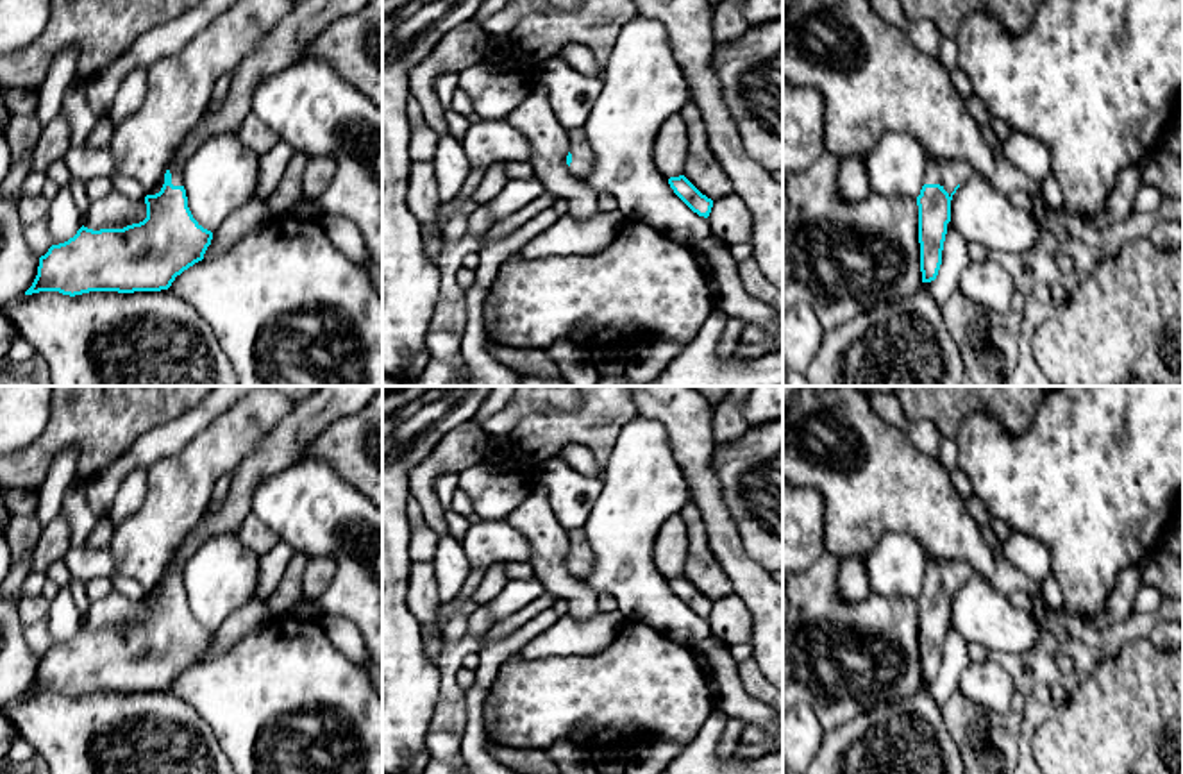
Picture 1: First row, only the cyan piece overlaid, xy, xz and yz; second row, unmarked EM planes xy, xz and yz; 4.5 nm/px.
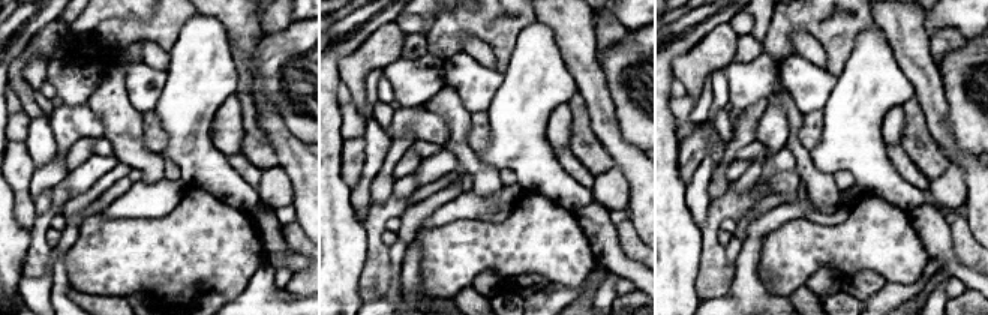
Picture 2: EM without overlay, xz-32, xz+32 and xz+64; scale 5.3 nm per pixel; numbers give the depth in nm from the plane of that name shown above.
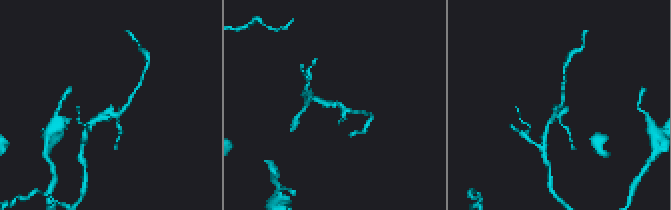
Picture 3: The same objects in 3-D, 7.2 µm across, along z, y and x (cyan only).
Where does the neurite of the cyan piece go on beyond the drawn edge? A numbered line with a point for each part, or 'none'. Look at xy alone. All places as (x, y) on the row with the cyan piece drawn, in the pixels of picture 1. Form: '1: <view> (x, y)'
1: xy (285, 45)

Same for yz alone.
1: yz (949, 174)

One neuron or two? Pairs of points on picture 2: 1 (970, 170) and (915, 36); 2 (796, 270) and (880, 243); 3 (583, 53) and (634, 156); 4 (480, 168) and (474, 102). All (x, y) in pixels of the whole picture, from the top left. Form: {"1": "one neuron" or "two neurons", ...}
{"1": "one neuron", "2": "one neuron", "3": "one neuron", "4": "two neurons"}

